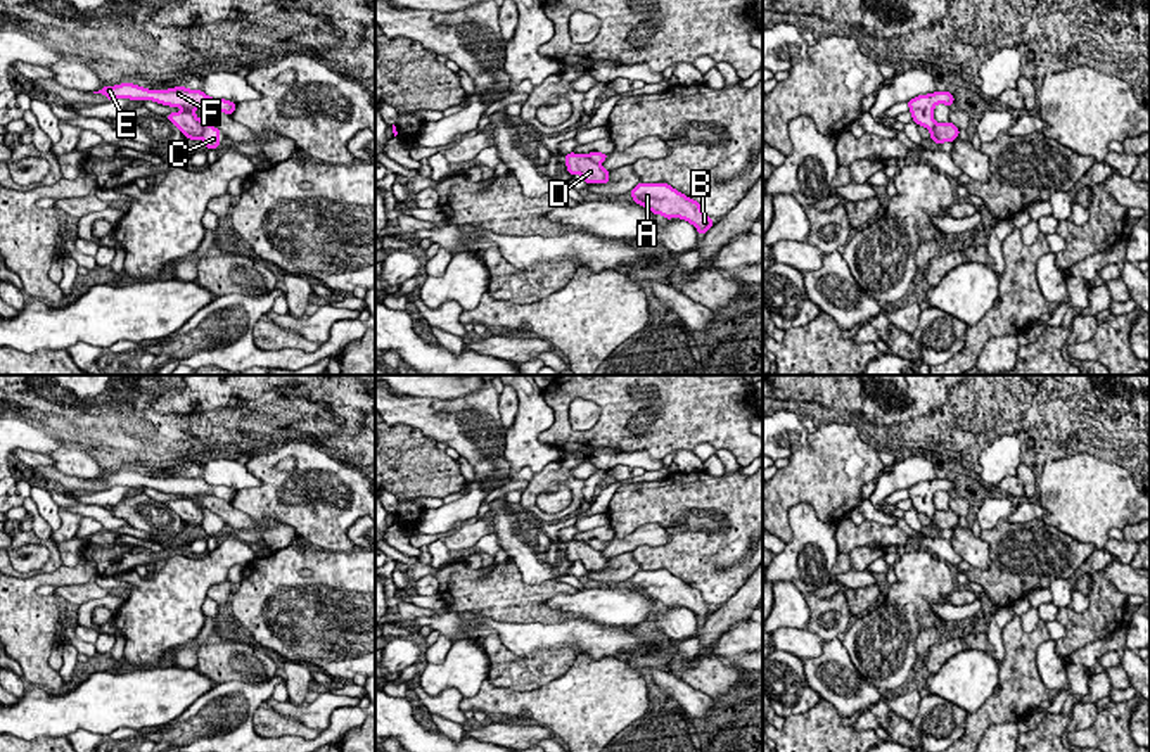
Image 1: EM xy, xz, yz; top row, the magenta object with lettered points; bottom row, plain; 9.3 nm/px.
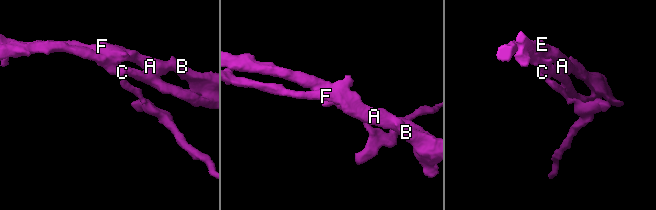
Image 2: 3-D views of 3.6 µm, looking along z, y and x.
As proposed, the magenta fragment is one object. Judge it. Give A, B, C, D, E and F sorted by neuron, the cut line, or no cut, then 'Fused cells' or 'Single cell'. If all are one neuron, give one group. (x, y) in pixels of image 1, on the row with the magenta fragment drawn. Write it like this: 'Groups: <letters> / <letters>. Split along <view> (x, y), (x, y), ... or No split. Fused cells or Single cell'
Groups: A B C E F / D. Split along xy (185, 109), (203, 127), (203, 137). Fused cells

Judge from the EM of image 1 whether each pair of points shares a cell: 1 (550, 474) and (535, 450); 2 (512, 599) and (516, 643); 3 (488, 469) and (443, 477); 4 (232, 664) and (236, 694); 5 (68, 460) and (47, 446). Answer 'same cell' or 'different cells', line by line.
1: different cells
2: different cells
3: different cells
4: different cells
5: different cells

